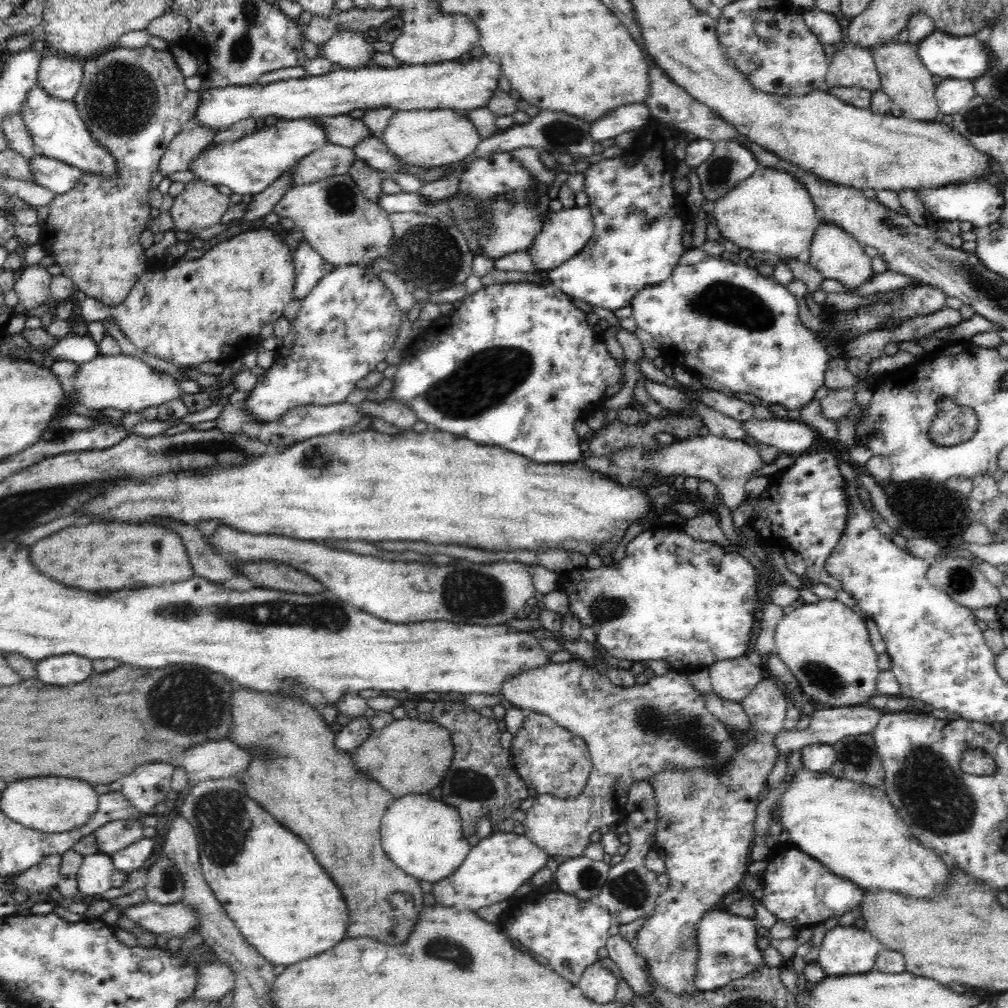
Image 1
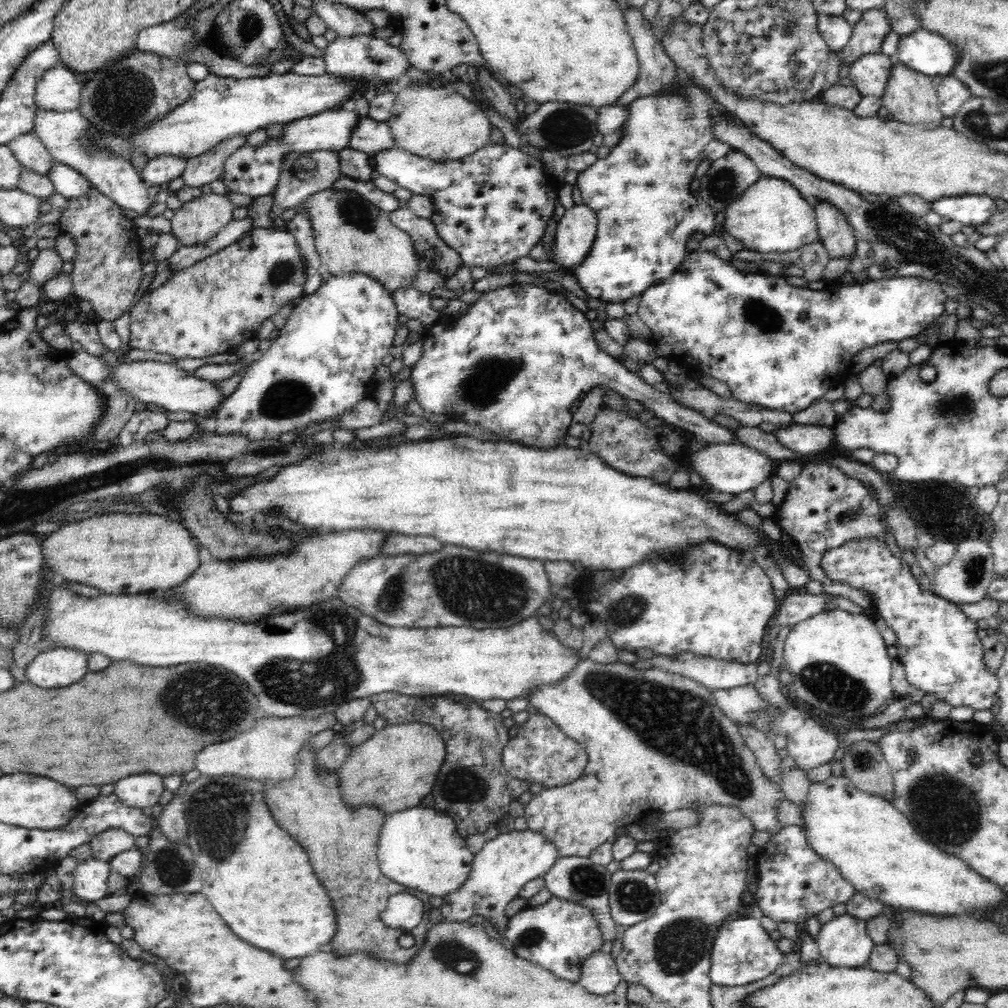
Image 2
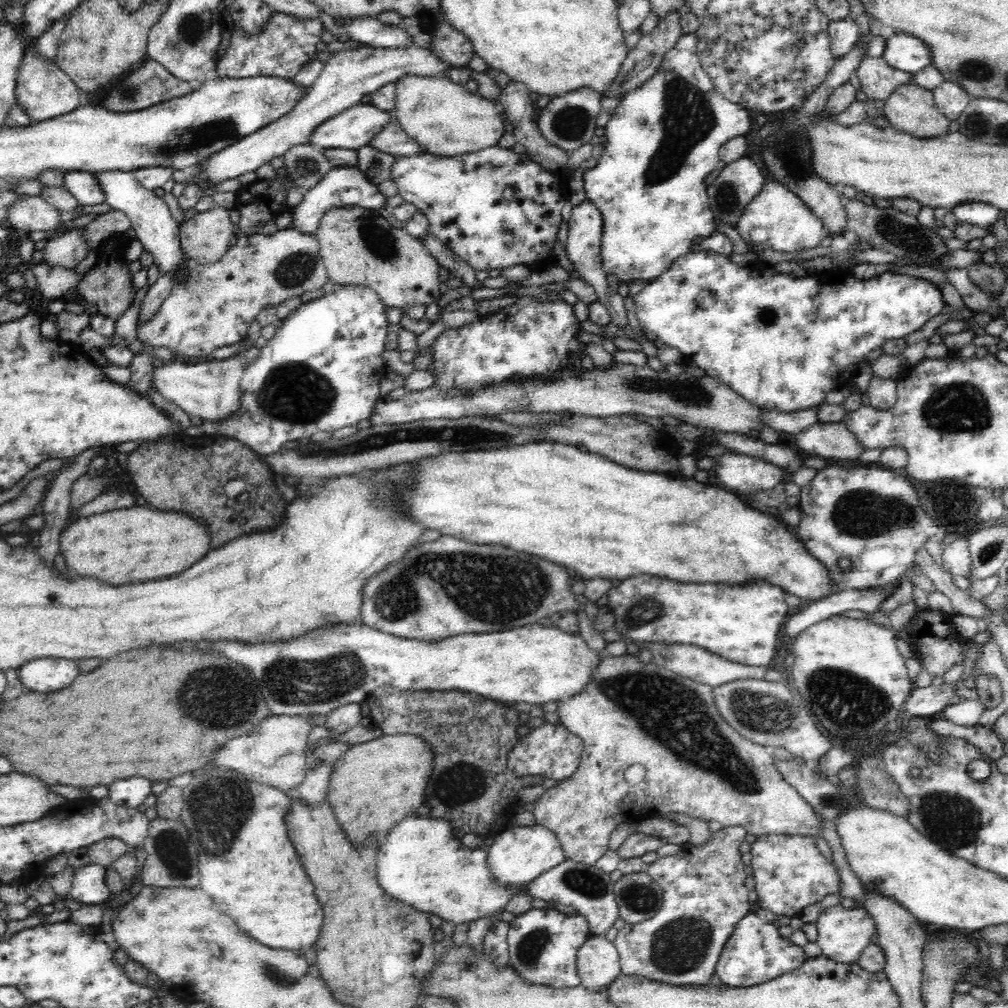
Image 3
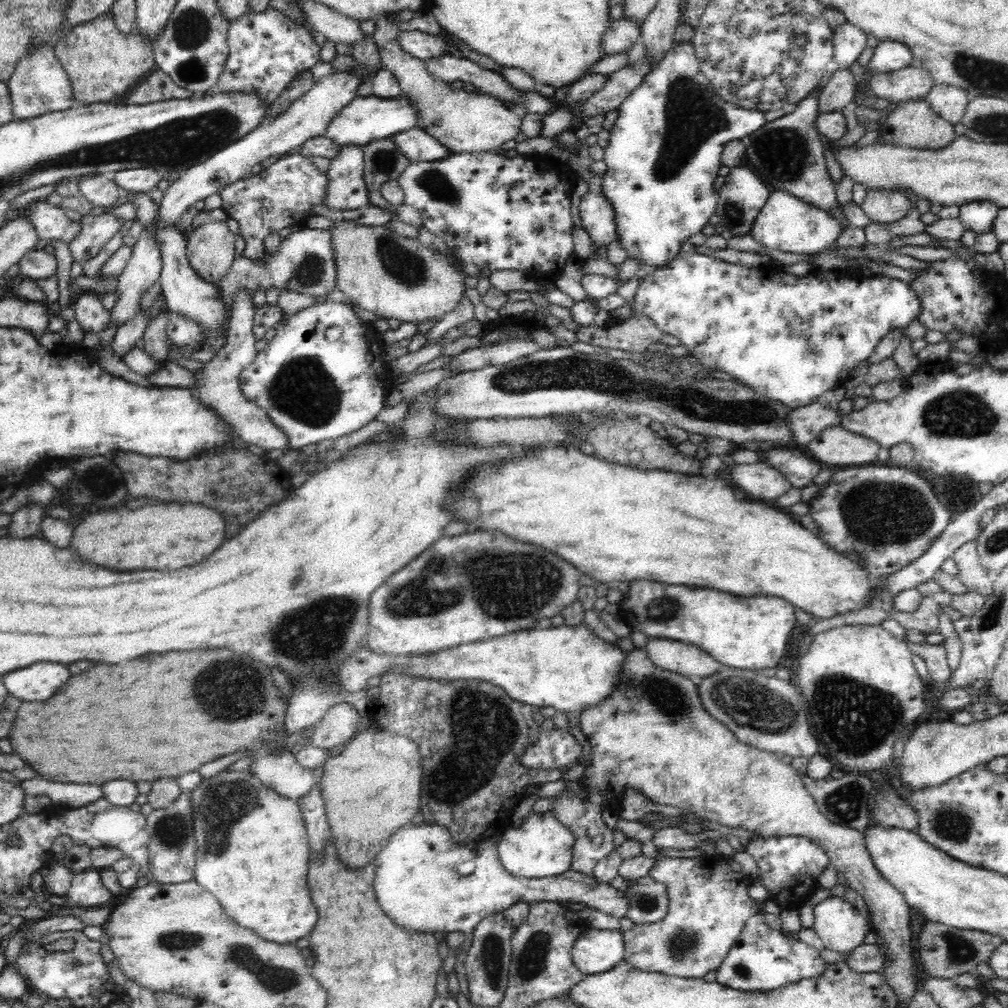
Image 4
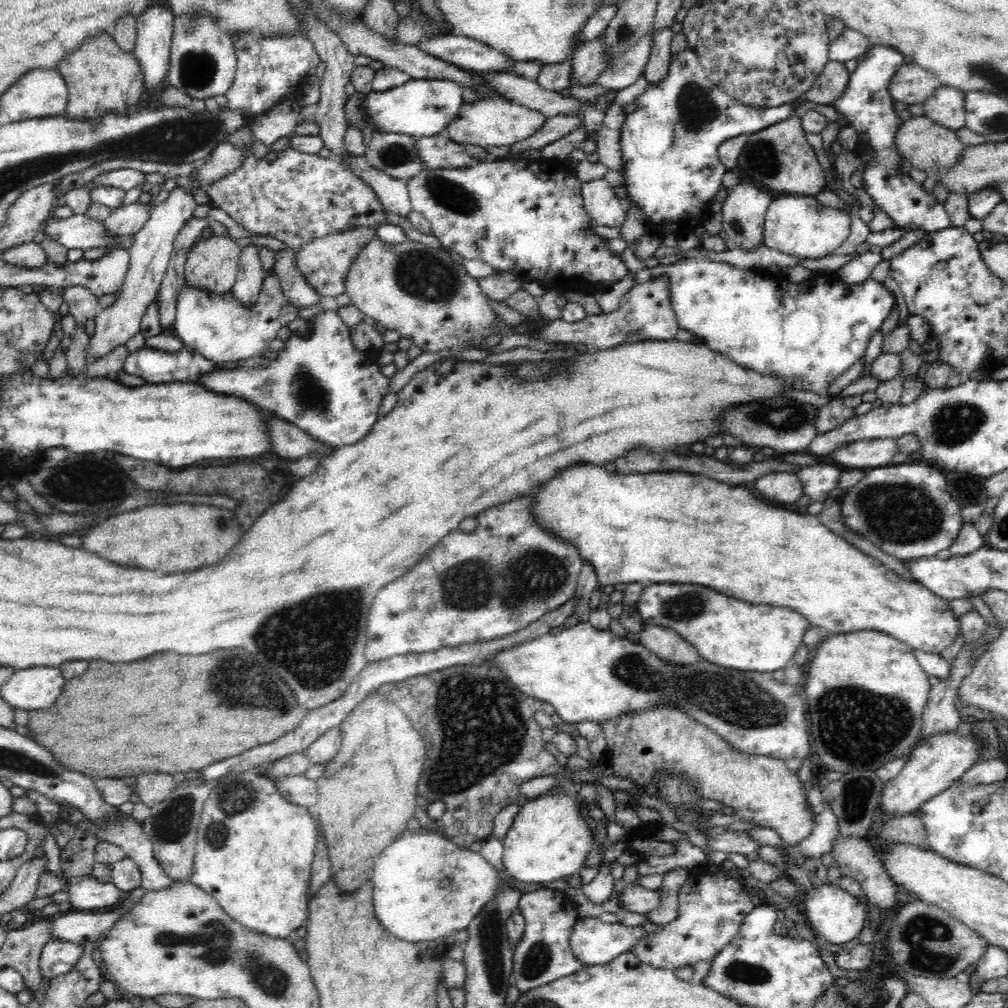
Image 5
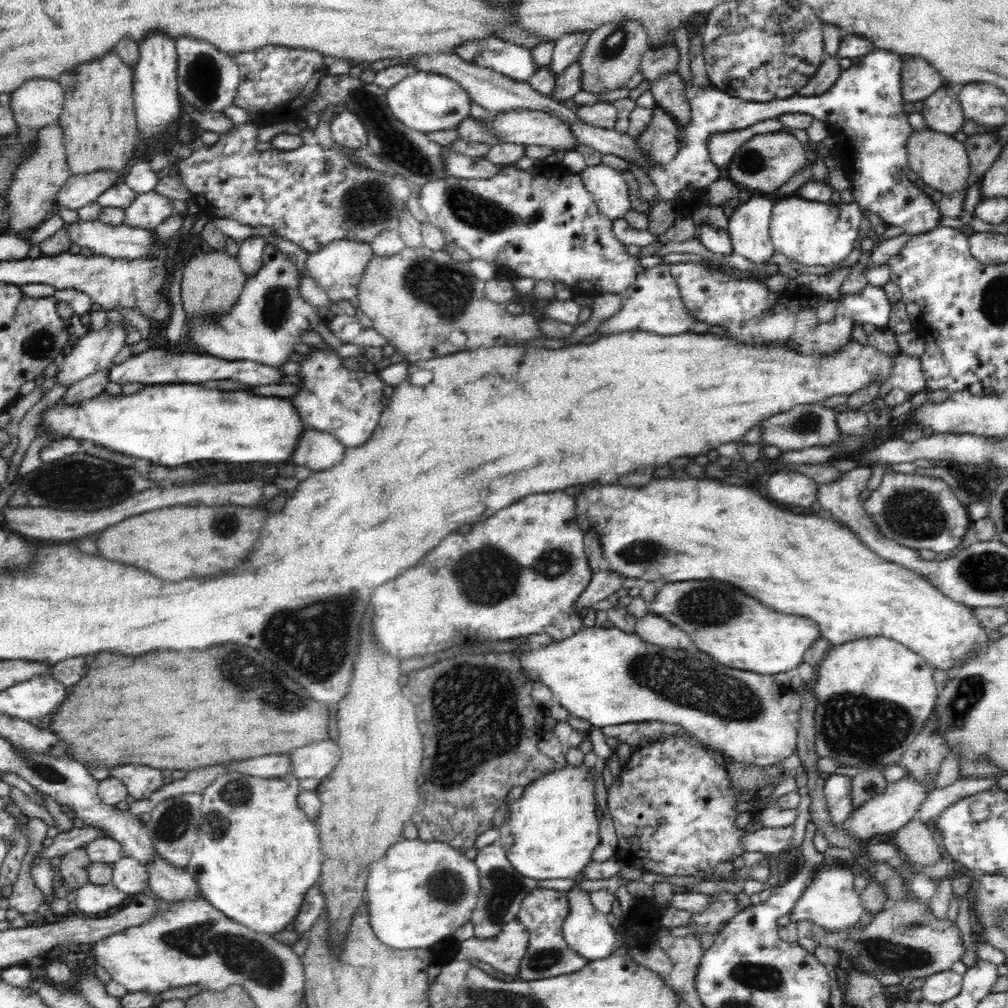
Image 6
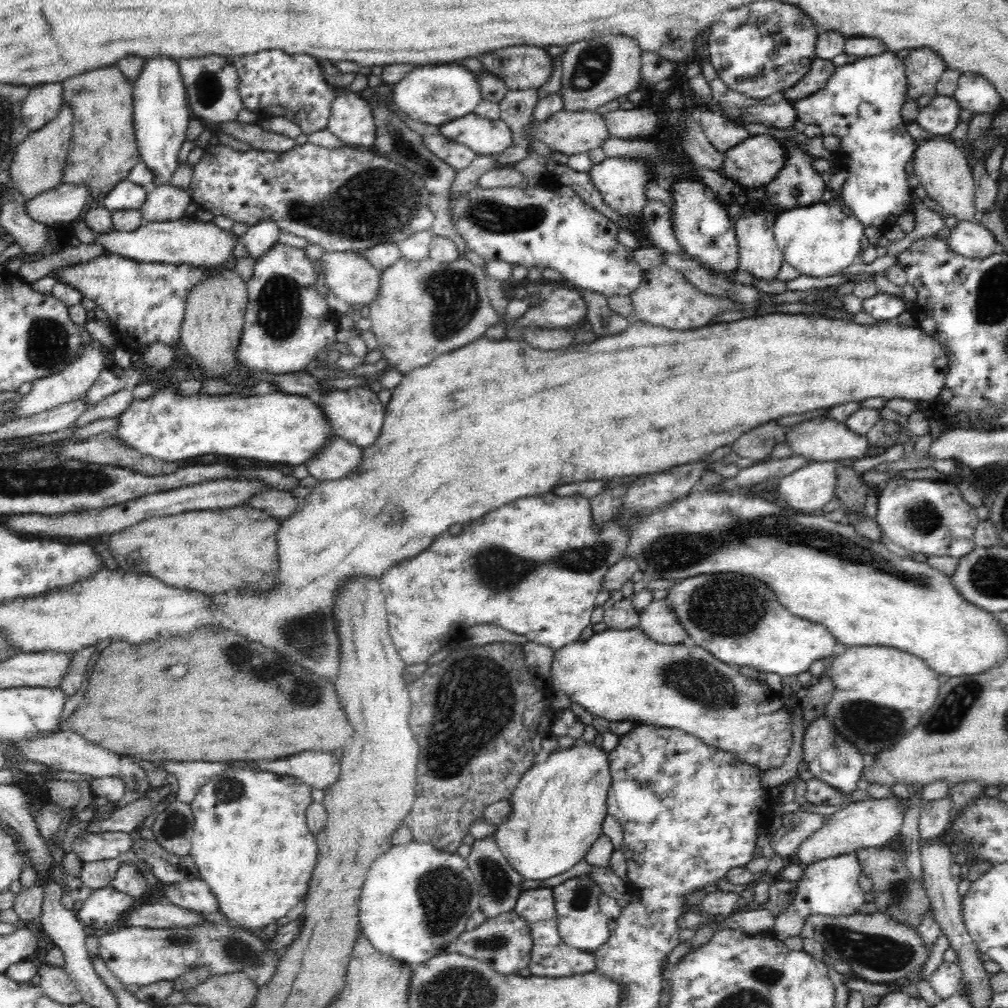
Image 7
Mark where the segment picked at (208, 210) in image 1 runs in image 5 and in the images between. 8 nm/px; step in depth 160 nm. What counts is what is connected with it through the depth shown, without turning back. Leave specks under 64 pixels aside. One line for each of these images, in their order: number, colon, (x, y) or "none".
2: (195, 222)
3: (205, 238)
4: (210, 248)
5: (212, 264)

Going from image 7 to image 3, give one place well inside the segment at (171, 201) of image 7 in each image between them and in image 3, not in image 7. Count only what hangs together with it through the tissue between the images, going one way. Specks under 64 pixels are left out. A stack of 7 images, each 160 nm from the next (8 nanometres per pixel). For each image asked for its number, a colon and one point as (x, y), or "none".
3: (71, 248)
4: (96, 231)
5: (127, 219)
6: (147, 210)

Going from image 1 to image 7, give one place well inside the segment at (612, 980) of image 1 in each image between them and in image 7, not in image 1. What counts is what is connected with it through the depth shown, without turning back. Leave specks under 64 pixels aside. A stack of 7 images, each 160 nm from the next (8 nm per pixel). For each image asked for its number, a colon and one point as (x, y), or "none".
2: (599, 973)
3: (598, 962)
4: (595, 951)
5: (594, 942)
6: (587, 932)
7: (581, 924)

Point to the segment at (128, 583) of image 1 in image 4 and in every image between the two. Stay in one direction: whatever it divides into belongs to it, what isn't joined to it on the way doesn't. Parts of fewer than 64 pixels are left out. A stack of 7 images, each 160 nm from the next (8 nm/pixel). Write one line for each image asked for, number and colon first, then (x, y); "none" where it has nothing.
2: (126, 553)
3: (139, 543)
4: (145, 539)

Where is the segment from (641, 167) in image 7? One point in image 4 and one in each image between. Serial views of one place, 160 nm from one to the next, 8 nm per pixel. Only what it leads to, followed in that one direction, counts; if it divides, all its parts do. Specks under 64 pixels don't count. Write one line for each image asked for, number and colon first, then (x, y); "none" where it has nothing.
4: (597, 217)
5: (603, 205)
6: (607, 185)

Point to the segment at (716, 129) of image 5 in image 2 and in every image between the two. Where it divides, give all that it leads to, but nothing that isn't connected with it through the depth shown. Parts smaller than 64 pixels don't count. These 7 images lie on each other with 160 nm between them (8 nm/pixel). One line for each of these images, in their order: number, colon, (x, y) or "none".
2: (640, 192)
3: (664, 138)
4: (665, 148)

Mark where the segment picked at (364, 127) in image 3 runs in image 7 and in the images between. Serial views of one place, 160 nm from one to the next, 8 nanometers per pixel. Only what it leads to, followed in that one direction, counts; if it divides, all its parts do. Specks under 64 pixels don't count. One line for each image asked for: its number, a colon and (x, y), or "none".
4: (366, 119)
5: (421, 107)
6: (423, 101)
7: (433, 95)

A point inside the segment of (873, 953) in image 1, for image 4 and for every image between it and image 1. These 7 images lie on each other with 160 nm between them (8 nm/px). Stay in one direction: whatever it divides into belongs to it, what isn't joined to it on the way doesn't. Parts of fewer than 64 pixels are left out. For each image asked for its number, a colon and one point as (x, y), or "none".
2: (843, 941)
3: (842, 934)
4: (839, 924)

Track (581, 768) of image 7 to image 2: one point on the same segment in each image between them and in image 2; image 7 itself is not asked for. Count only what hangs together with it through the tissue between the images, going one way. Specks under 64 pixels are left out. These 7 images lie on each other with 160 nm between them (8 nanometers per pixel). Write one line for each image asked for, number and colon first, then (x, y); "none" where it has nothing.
2: (503, 866)
3: (519, 854)
4: (541, 847)
5: (549, 840)
6: (551, 832)

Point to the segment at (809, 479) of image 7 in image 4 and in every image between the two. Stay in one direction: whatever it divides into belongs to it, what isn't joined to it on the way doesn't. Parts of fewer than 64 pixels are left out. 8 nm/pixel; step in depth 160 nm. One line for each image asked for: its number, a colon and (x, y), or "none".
4: (761, 480)
5: (783, 486)
6: (789, 487)

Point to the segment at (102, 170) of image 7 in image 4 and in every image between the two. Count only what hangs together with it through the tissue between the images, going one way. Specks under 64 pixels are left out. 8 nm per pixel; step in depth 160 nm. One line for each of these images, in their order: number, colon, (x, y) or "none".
4: (102, 63)
5: (100, 77)
6: (98, 118)

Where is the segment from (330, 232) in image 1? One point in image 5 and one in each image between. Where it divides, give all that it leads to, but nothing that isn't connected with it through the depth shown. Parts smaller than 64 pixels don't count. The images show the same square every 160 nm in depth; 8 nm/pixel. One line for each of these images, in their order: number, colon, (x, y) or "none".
2: (351, 234)
3: (359, 247)
4: (399, 279)
5: (424, 293)

